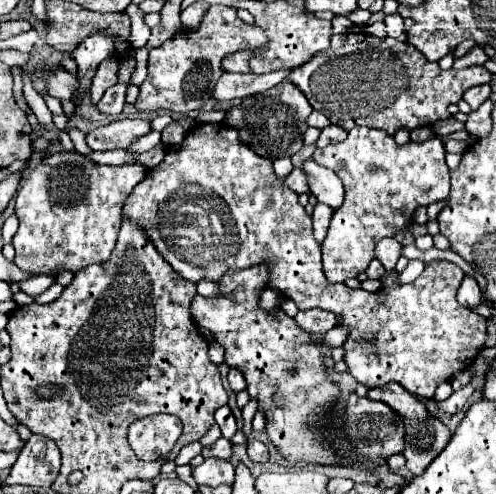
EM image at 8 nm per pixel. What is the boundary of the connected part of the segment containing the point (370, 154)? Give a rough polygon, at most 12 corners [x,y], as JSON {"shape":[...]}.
{"shape":[[355,126],[313,160],[345,202],[321,244],[331,284],[449,196],[441,138]]}

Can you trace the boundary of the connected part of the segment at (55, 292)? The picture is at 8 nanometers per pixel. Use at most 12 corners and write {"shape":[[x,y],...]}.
{"shape":[[57,282],[43,294],[35,296],[37,304],[49,304],[61,296],[65,288]]}

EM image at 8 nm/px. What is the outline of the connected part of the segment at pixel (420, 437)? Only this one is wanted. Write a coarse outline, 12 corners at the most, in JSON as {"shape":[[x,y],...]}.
{"shape":[[399,384],[369,388],[405,420],[415,476],[441,454],[449,428]]}

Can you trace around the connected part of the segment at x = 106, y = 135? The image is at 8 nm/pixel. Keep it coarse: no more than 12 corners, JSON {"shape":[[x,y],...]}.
{"shape":[[125,118],[91,130],[85,142],[101,152],[127,148],[151,126]]}

